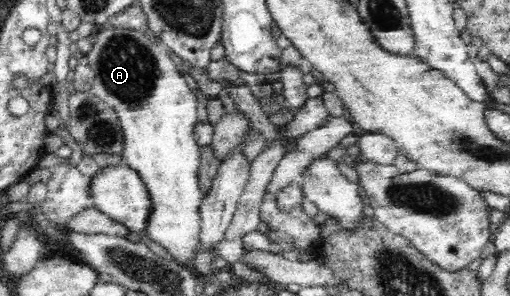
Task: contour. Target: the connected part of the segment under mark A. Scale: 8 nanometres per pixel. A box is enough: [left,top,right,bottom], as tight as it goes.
[84,23,203,267]

